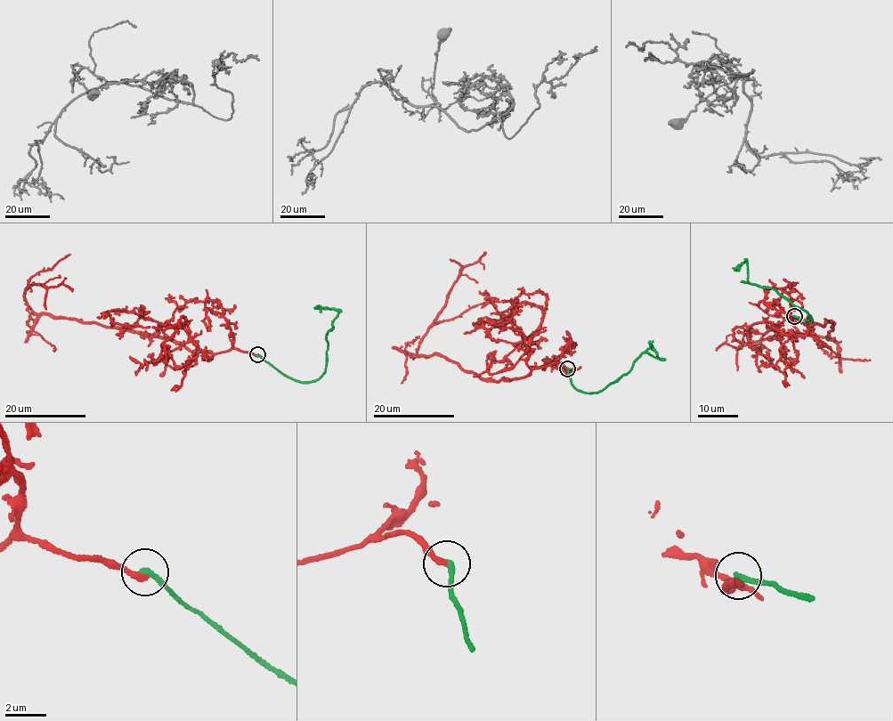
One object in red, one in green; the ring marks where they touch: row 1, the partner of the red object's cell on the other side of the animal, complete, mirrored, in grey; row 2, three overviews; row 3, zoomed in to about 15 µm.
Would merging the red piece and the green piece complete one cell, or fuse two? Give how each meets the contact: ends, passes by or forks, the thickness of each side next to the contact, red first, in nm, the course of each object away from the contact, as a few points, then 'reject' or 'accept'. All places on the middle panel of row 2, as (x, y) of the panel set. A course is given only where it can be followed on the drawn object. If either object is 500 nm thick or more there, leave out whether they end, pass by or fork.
red ends there; green ends there; 240 nm thick on the red side, 280 nm on the other; red runs (566, 368), (559, 362), (509, 381), (485, 381), (442, 356), (417, 354), (461, 269), (484, 253); green runs (567, 368), (572, 384), (578, 390), (596, 392), (629, 371), (633, 362), (644, 352), (661, 360), (649, 340); reject

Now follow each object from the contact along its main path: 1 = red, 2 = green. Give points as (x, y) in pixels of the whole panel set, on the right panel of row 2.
1: (794, 317), (809, 327), (835, 324), (828, 337), (836, 343), (784, 333), (740, 347), (721, 344), (717, 350)
2: (794, 316), (812, 320), (807, 312), (773, 288), (749, 282), (747, 261), (734, 271)

